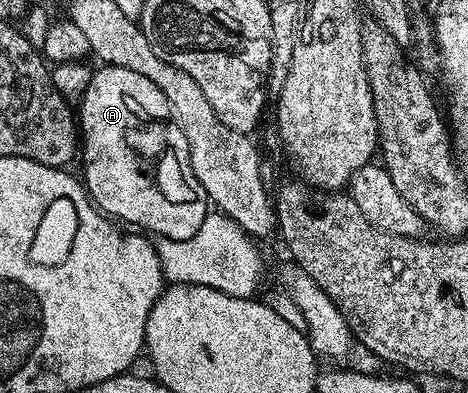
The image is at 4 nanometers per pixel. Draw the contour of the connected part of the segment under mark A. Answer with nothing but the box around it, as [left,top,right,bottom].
[78,68,210,240]

